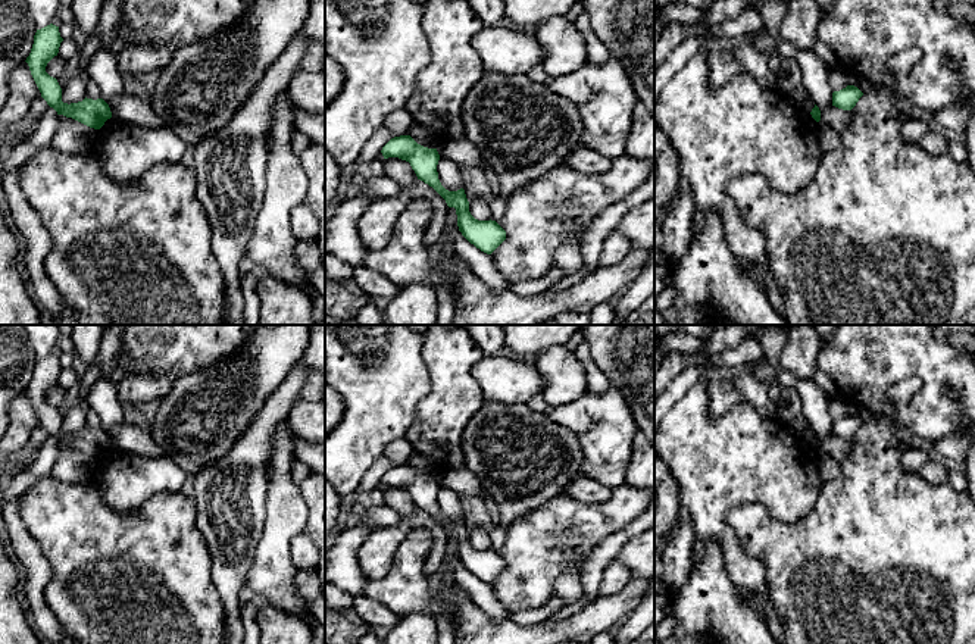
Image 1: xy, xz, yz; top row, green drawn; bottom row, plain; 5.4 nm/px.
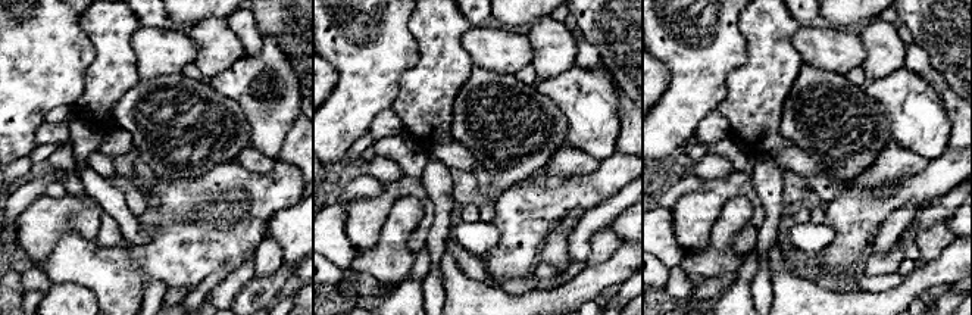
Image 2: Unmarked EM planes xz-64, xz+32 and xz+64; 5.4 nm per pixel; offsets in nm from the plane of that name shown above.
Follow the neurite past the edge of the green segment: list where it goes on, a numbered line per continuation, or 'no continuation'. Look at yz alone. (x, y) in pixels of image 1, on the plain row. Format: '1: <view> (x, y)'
no continuation

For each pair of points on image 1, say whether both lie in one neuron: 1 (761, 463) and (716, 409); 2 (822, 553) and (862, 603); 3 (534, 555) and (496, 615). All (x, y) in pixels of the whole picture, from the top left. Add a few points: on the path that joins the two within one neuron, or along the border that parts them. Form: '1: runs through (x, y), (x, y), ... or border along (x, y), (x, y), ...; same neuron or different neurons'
1: border along (706, 385), (708, 412), (713, 418), (746, 400); different neurons
2: runs through (834, 565), (861, 591); same neuron
3: border along (488, 584), (493, 596), (509, 612); different neurons

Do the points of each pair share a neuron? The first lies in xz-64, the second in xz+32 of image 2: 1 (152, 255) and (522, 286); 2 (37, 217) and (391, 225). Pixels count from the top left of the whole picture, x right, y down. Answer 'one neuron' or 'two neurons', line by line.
1: two neurons
2: two neurons

